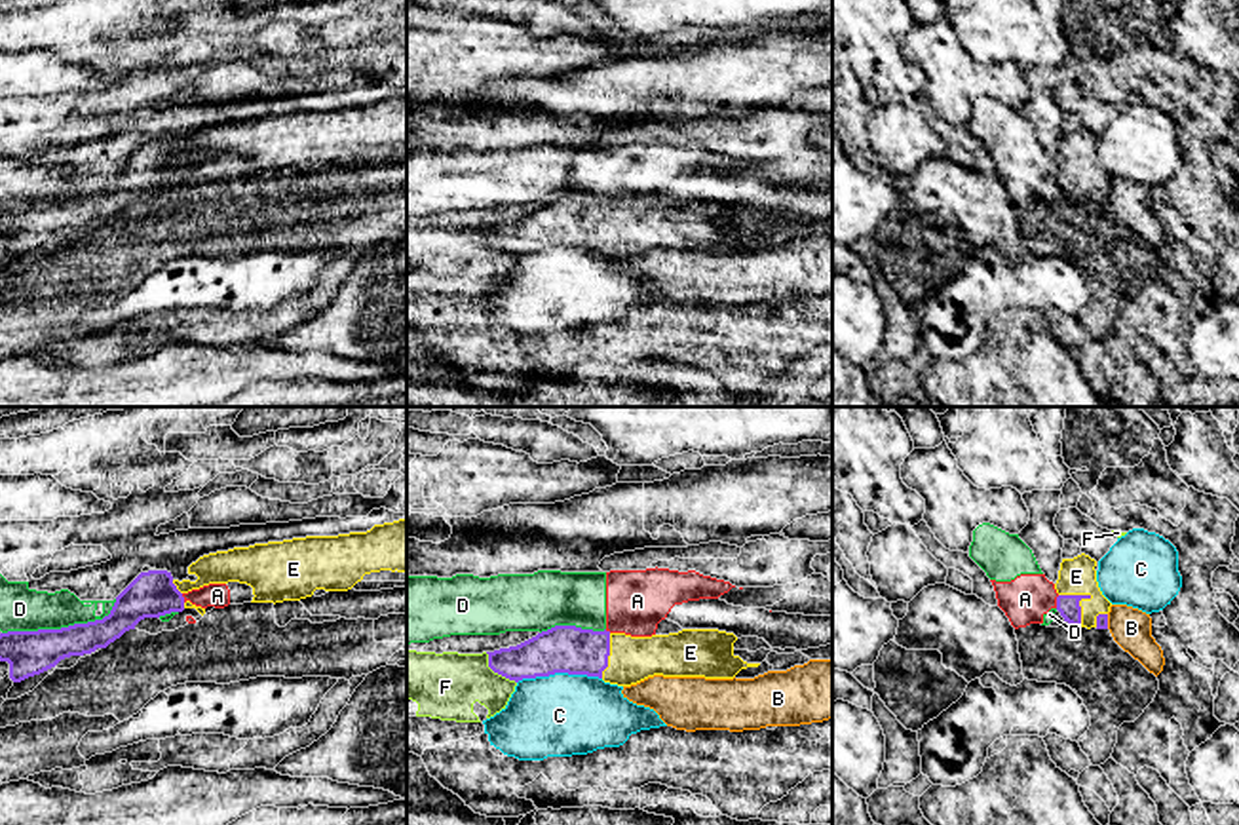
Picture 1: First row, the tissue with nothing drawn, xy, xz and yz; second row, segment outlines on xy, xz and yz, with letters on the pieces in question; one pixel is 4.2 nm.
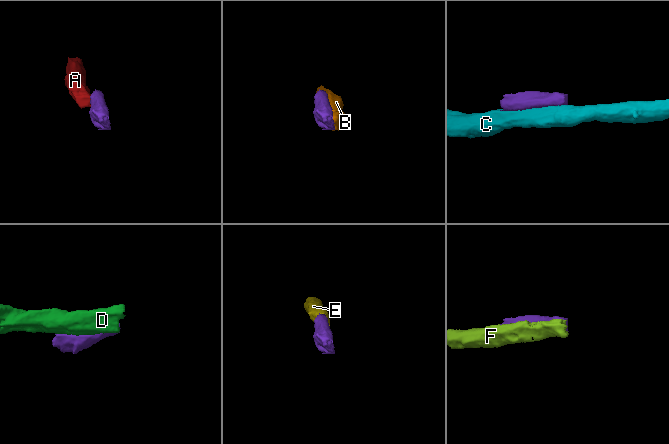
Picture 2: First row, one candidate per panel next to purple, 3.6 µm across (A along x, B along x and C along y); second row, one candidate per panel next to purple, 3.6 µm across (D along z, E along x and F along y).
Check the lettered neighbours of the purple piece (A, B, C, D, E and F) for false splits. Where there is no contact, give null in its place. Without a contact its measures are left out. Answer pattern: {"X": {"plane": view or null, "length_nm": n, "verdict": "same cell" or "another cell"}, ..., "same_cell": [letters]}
{"A": {"plane": "yz", "length_nm": 60, "verdict": "another cell"}, "B": {"plane": "yz", "length_nm": 60, "verdict": "another cell"}, "C": {"plane": "xz", "length_nm": 360, "verdict": "another cell"}, "D": {"plane": "xy", "length_nm": 500, "verdict": "another cell"}, "E": {"plane": "yz", "length_nm": 170, "verdict": "same cell"}, "F": {"plane": "xz", "length_nm": 190, "verdict": "another cell"}, "same_cell": ["E"]}

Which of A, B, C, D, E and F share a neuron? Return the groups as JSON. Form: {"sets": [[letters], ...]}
{"sets": [["A", "D"], ["B"], ["C"], ["E"], ["F"]]}

